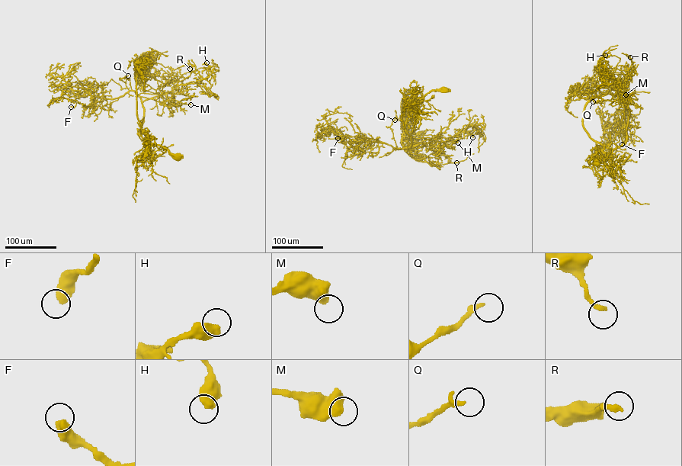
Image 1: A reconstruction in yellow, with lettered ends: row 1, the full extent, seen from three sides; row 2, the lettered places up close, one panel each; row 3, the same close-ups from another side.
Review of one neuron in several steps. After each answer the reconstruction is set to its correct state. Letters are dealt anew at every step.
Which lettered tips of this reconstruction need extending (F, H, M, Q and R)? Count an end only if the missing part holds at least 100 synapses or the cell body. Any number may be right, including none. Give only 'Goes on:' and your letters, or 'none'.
Goes on: none

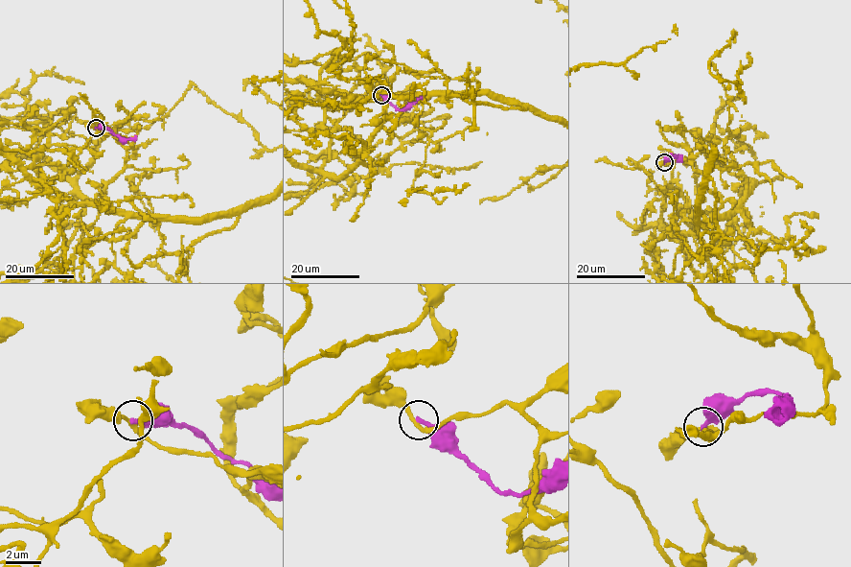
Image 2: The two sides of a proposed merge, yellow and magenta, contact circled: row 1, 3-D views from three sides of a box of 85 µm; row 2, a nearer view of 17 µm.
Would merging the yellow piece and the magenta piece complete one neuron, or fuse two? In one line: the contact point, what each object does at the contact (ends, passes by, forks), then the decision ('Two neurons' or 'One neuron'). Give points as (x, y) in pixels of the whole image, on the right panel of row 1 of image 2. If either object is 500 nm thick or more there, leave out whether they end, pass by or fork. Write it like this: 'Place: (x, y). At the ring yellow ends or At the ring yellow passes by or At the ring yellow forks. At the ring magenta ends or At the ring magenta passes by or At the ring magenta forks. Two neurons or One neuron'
Place: (664, 162). At the ring yellow passes by. At the ring magenta ends. Two neurons

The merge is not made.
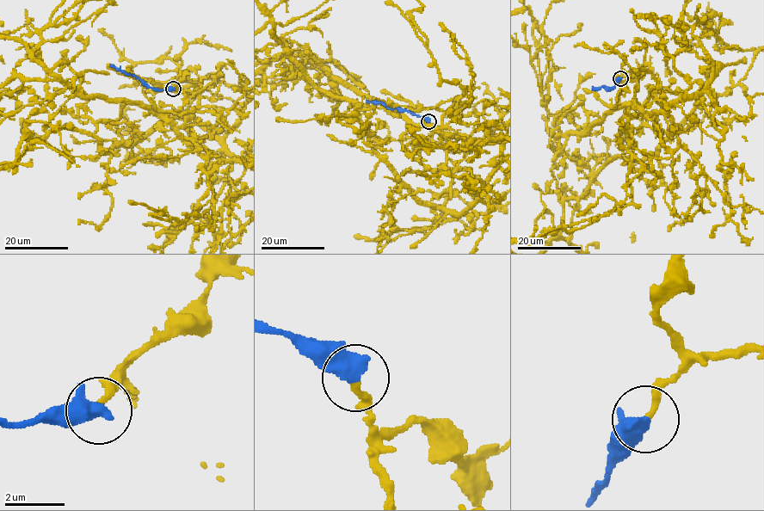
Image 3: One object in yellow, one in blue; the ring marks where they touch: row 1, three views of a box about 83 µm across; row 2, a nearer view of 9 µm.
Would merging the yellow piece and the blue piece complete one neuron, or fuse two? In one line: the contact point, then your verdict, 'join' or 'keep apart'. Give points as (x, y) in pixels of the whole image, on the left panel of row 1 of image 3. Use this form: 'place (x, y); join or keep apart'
place (173, 89); join

